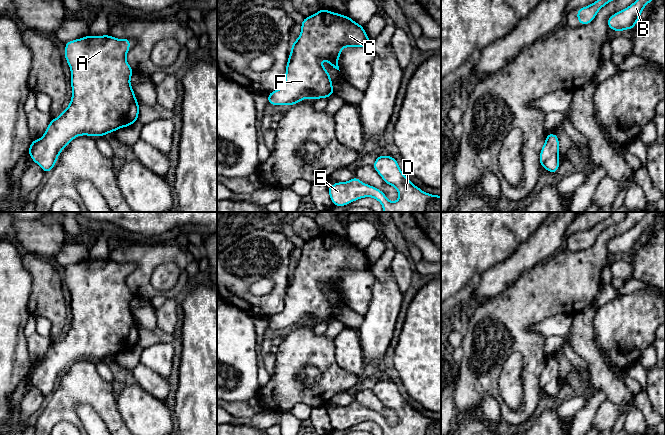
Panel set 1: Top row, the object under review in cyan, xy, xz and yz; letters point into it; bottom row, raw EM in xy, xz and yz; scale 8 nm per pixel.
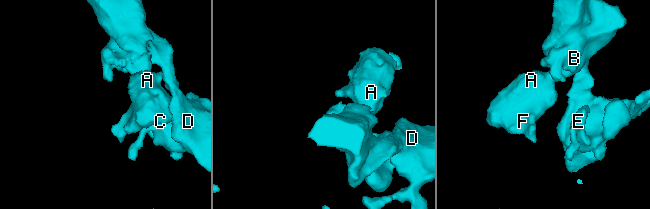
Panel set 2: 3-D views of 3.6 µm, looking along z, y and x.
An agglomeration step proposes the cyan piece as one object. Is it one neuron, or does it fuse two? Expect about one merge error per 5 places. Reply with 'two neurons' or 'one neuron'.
one neuron

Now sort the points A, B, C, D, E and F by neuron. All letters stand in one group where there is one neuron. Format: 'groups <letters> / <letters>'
groups A B C D E F

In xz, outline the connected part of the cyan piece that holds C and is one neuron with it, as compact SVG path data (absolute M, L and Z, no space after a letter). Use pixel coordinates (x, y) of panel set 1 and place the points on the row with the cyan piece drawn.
M320 9L317 13L304 18L301 33L292 43L286 65L285 83L280 89L268 93L268 104L293 106L303 99L329 98L334 94L332 79L323 67L321 59L324 58L333 68L339 70L337 62L344 47L364 47L370 44L371 40L363 26L348 16Z

